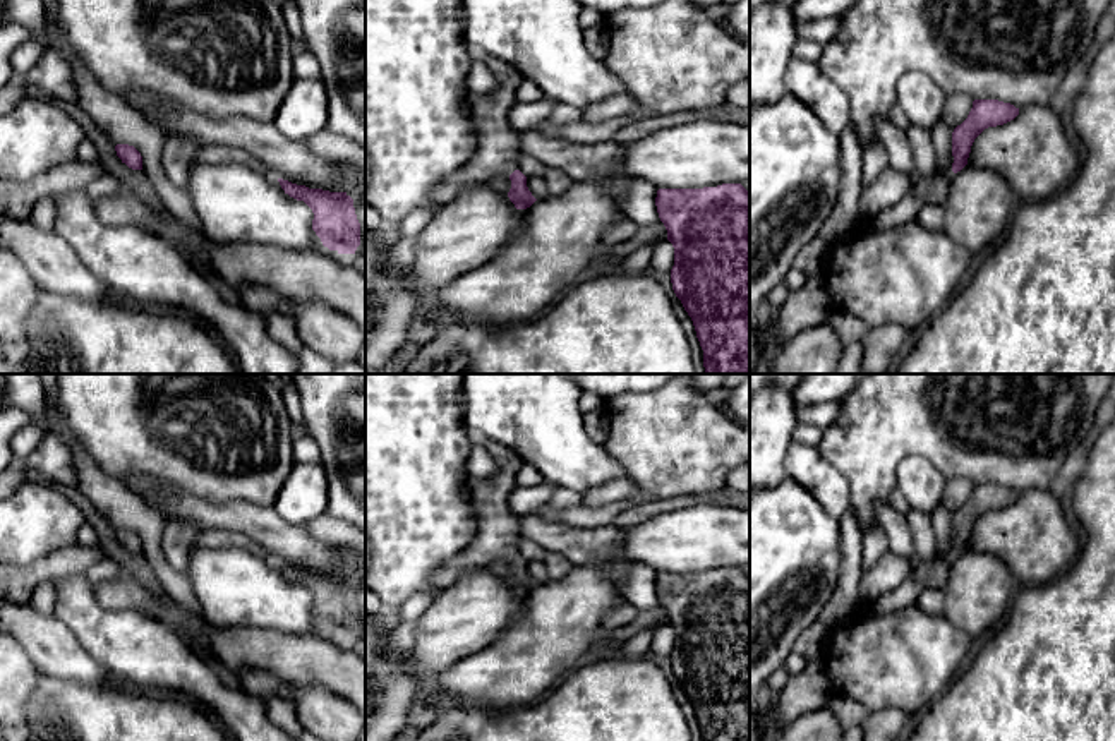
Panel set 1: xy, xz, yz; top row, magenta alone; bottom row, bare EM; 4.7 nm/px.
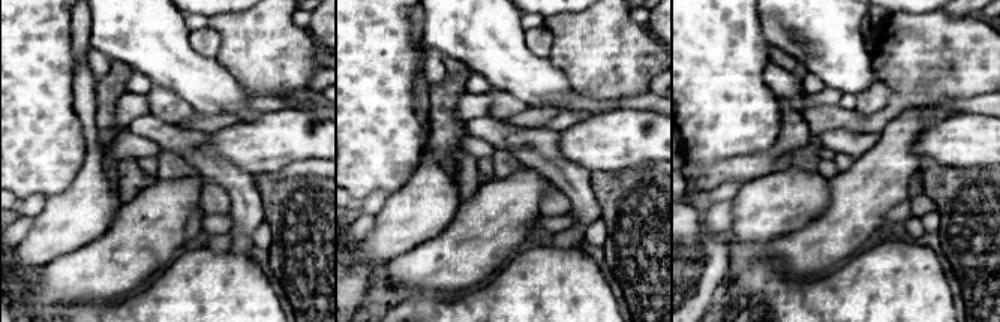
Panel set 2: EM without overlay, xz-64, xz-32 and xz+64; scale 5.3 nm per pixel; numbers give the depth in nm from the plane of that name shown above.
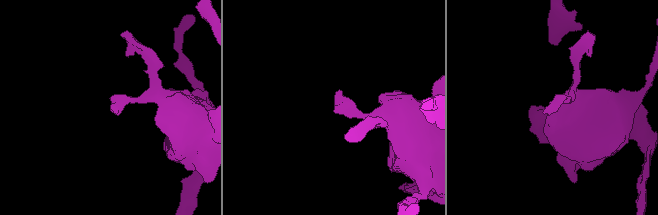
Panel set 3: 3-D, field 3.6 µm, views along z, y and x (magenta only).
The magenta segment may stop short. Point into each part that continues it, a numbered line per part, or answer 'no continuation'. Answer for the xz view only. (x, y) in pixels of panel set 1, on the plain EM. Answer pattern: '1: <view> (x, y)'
1: xz (498, 534)

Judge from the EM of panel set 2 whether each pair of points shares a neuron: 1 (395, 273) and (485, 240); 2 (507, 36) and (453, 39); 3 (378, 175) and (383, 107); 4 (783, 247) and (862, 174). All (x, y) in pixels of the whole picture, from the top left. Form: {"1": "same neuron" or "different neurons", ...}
{"1": "same neuron", "2": "same neuron", "3": "same neuron", "4": "same neuron"}

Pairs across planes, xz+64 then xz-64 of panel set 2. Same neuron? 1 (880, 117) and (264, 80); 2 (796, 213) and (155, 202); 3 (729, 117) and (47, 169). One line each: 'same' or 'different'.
1: same
2: different
3: same

